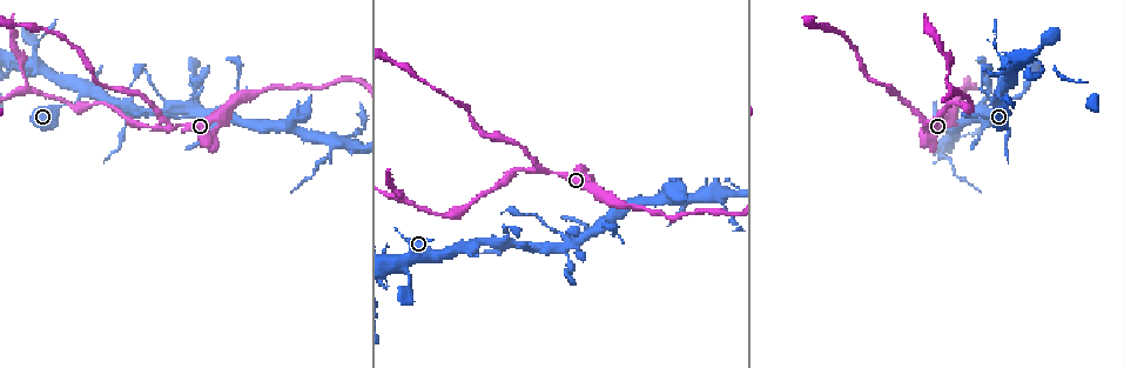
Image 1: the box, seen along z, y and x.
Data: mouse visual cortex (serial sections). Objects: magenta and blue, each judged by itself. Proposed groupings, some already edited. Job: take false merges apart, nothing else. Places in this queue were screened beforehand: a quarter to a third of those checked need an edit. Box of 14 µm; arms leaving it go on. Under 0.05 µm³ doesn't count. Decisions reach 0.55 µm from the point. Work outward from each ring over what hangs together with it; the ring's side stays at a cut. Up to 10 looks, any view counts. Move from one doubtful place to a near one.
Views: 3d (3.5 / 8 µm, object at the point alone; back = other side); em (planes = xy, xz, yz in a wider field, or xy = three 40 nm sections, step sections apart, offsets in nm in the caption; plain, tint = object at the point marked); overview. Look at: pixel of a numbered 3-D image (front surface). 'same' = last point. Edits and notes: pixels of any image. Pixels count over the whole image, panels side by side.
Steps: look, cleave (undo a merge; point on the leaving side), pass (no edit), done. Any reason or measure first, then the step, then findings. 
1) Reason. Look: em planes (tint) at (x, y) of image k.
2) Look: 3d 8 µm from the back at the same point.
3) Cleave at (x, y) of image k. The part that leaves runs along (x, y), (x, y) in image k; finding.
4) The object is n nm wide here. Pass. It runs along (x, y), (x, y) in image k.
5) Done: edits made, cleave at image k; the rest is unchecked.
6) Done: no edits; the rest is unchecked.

Thin neck. Look: em xy step 2 (tint) at (953, 88) of image 1.

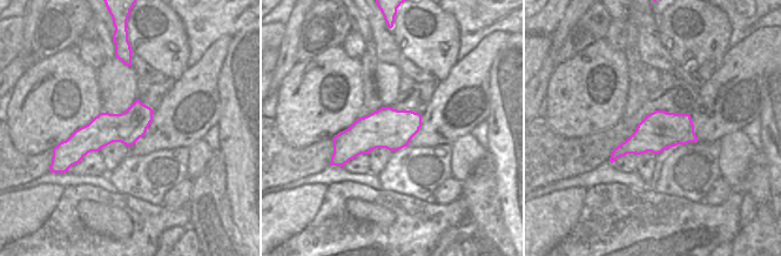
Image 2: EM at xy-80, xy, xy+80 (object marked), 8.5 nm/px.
Look: 3d 3.5 µm at the same point.

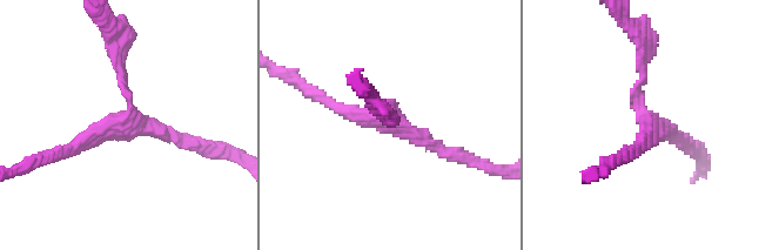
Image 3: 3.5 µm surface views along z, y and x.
The arms are 150, 150, 200 nm wide. Pass. All the same cell.

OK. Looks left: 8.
Look: 3d 3.5 µm at (87, 91) of image 1.

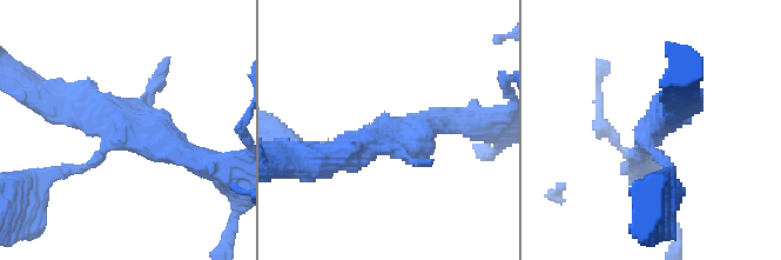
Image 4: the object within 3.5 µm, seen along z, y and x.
Look: em xy step 2 (tint) at (125, 130) of image 4.

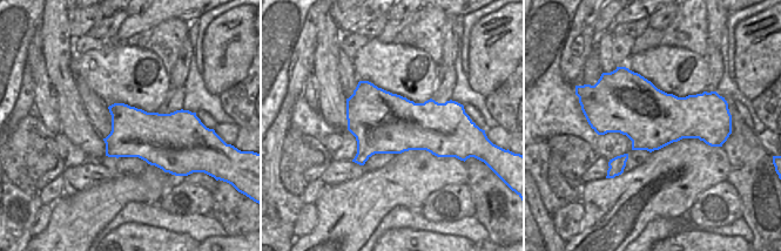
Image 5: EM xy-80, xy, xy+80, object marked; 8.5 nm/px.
Cut it another way. Look: em xy step 1 (tint) at the same point.

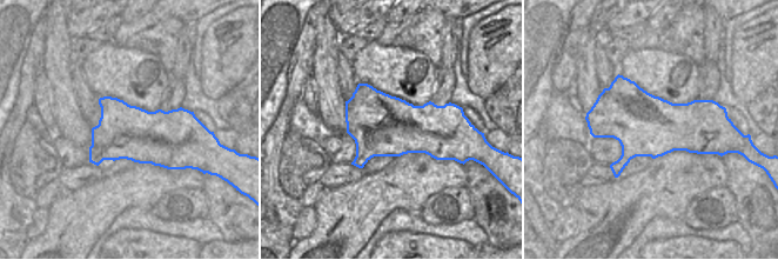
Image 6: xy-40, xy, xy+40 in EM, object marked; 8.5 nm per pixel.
Pass. It runs along (330, 147), (369, 130), (456, 120) in image 4; one cell here.

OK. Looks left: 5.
A narrow waist. Look: 3d 8 µm at (568, 243) of image 1.

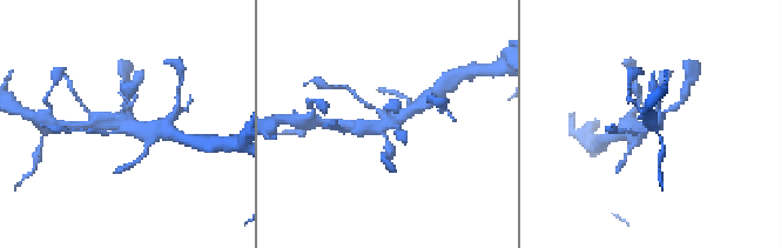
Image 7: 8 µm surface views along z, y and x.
Look: 3d 3.5 µm at (123, 118) of image 7.

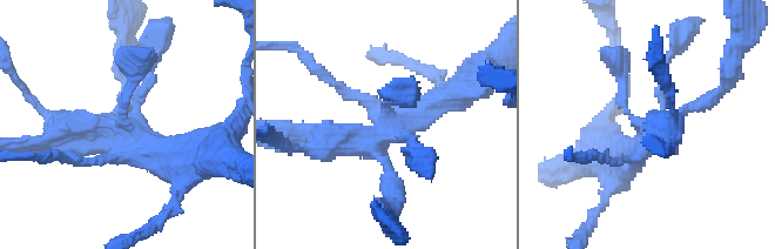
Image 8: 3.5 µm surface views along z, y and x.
Need the tissue. Look: em xy step 2 (tint) at (392, 131) of image 8.

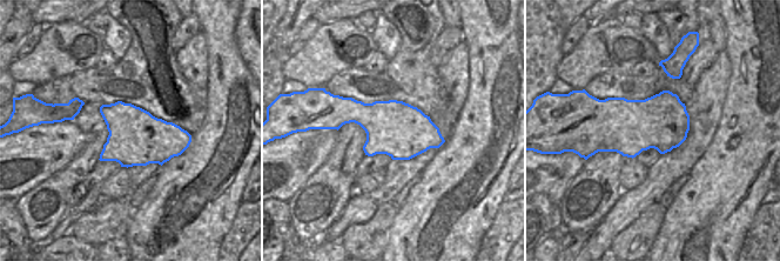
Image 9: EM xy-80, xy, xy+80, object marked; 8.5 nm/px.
Pass. It runs along (314, 139), (376, 142), (455, 98) in image 8; continuous, no second cell.

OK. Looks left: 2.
Thin neck. Look: 3d 8 µm at (505, 226) of image 1.

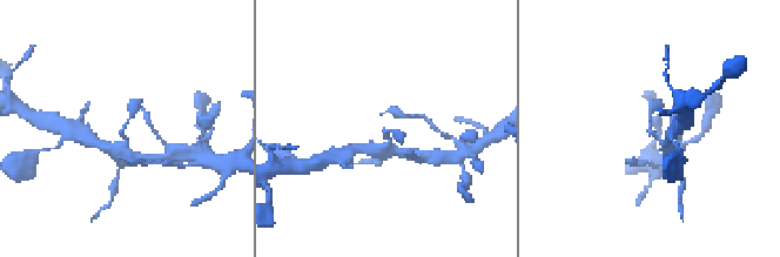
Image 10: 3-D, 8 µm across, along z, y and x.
Shape alone is not enough. Look: em xy step 5 (tint) at (126, 122) of image 10.

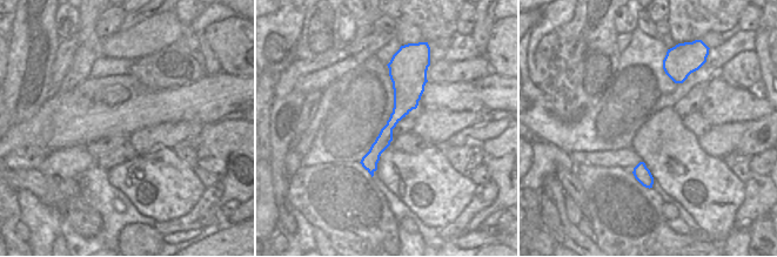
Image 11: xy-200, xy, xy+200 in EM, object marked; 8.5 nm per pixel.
Pass. It runs along (396, 65), (401, 109), (370, 169) in image 11; continuous, no second cell.

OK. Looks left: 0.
Done: no edits; the rest is unchecked.

